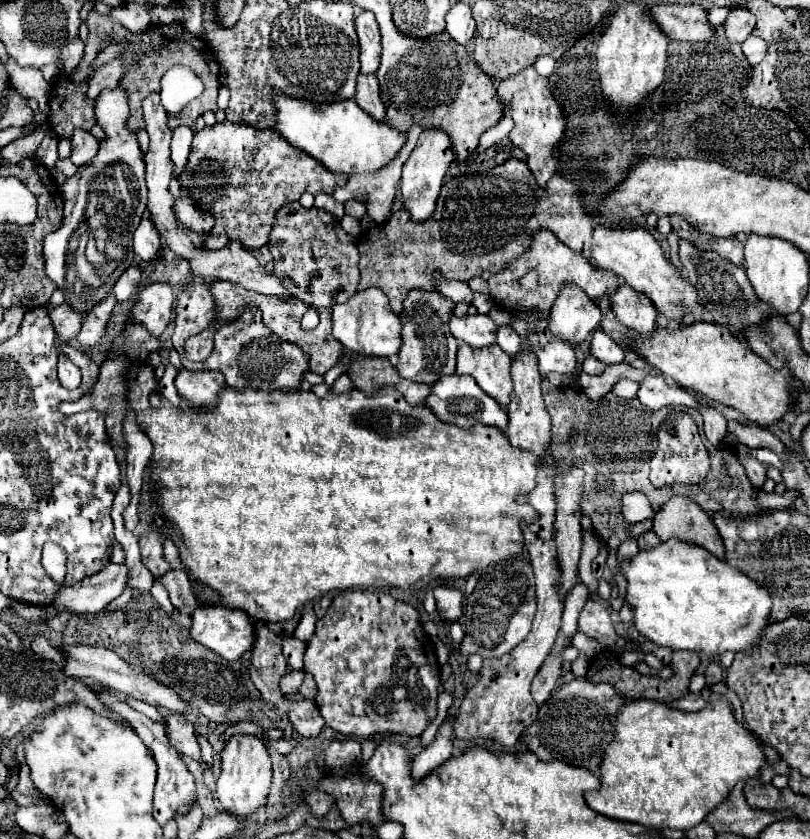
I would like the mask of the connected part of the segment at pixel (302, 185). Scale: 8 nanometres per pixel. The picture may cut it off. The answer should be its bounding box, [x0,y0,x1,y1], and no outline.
[178,121,344,251]

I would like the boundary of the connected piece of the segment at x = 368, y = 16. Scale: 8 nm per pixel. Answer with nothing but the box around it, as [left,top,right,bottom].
[356,11,380,75]

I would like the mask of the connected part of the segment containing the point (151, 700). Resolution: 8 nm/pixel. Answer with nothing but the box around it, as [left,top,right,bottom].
[60,645,188,713]

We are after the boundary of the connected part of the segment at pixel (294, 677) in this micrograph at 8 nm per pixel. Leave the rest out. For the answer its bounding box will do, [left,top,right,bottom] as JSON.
[280,671,304,695]

